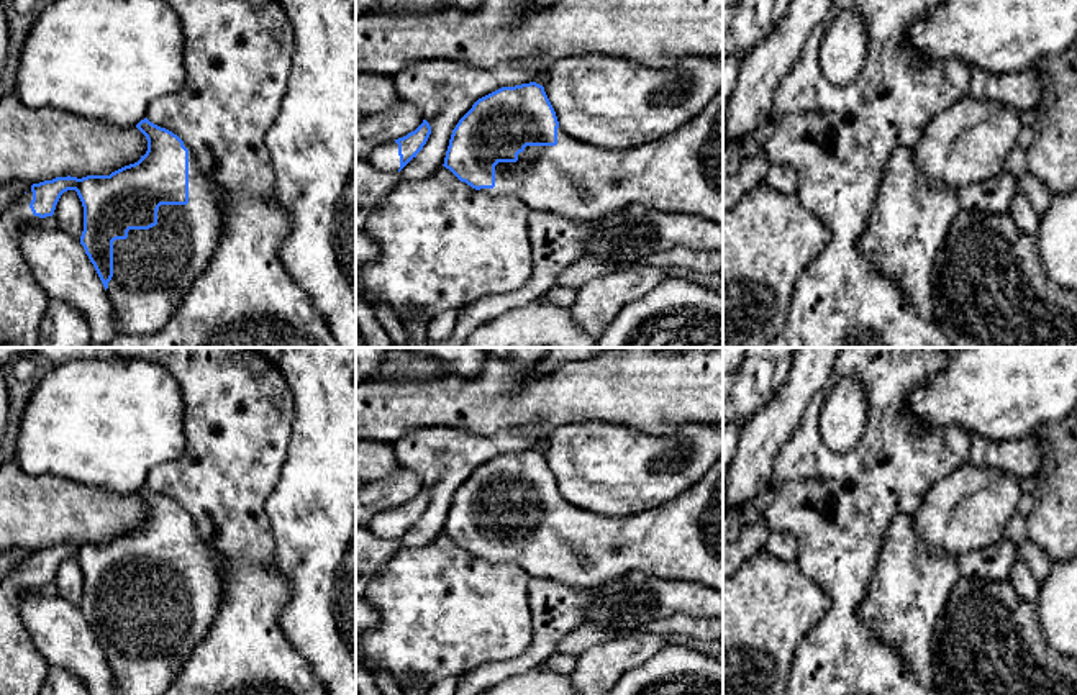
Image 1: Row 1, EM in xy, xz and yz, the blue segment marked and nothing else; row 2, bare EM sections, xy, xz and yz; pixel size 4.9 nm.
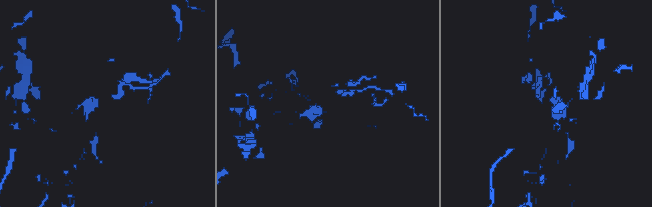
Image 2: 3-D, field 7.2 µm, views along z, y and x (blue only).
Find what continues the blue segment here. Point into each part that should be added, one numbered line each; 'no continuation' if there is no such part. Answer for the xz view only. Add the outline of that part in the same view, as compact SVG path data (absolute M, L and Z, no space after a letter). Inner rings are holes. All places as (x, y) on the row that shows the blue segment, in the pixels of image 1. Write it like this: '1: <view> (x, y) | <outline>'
1: xz (682, 172) | M723 89L684 126L634 149L600 149L574 139L559 126L556 146L526 146L516 162L498 162L495 187L480 189L480 192L515 197L529 210L588 223L638 203L657 213L695 215L723 226Z

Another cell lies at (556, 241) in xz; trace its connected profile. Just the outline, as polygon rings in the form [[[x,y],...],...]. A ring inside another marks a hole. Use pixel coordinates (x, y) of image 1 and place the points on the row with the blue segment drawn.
[[[529,210],[528,238],[533,251],[533,275],[518,292],[492,295],[459,308],[456,328],[449,339],[428,348],[462,348],[480,325],[541,300],[557,282],[561,272],[585,256],[597,228],[582,220],[570,220],[549,211]]]

